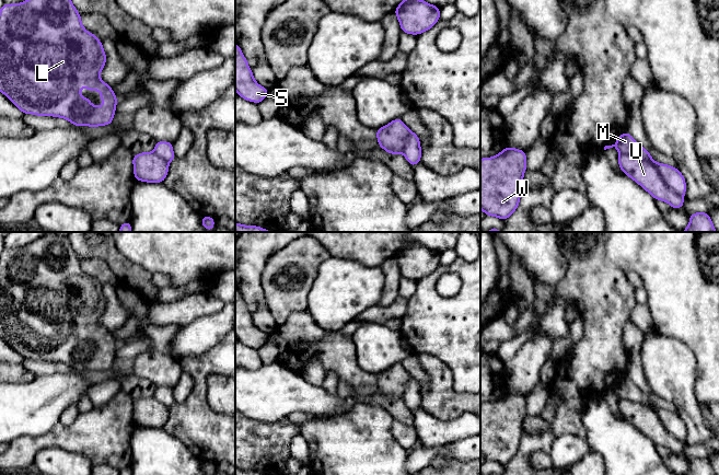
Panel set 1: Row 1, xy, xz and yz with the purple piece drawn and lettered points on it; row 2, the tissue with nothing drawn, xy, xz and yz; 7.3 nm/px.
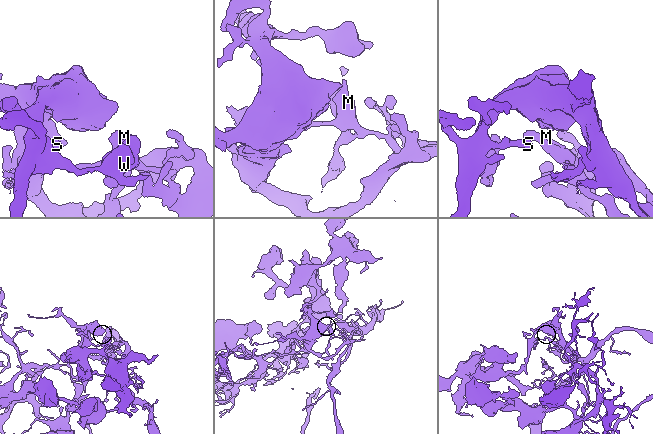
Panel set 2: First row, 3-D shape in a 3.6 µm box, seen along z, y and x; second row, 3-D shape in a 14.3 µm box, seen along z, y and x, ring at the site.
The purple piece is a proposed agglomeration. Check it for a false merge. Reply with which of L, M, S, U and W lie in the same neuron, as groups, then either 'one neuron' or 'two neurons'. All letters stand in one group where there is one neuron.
groups L M S U W; one neuron

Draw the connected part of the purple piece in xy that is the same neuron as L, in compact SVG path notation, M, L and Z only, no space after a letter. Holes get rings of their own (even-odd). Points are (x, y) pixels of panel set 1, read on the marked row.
M25 0L21 3L4 3L0 8L0 92L23 114L60 117L77 127L111 125L116 113L117 96L100 78L106 58L102 42L85 31L81 14L71 0ZM82 86L89 91L102 91L103 94L97 99L105 105L94 106L89 97L82 97Z

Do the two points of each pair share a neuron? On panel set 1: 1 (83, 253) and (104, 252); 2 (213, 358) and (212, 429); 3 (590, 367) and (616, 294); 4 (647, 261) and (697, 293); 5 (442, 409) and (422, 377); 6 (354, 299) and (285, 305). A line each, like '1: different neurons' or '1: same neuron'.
1: same neuron
2: same neuron
3: same neuron
4: same neuron
5: different neurons
6: different neurons

